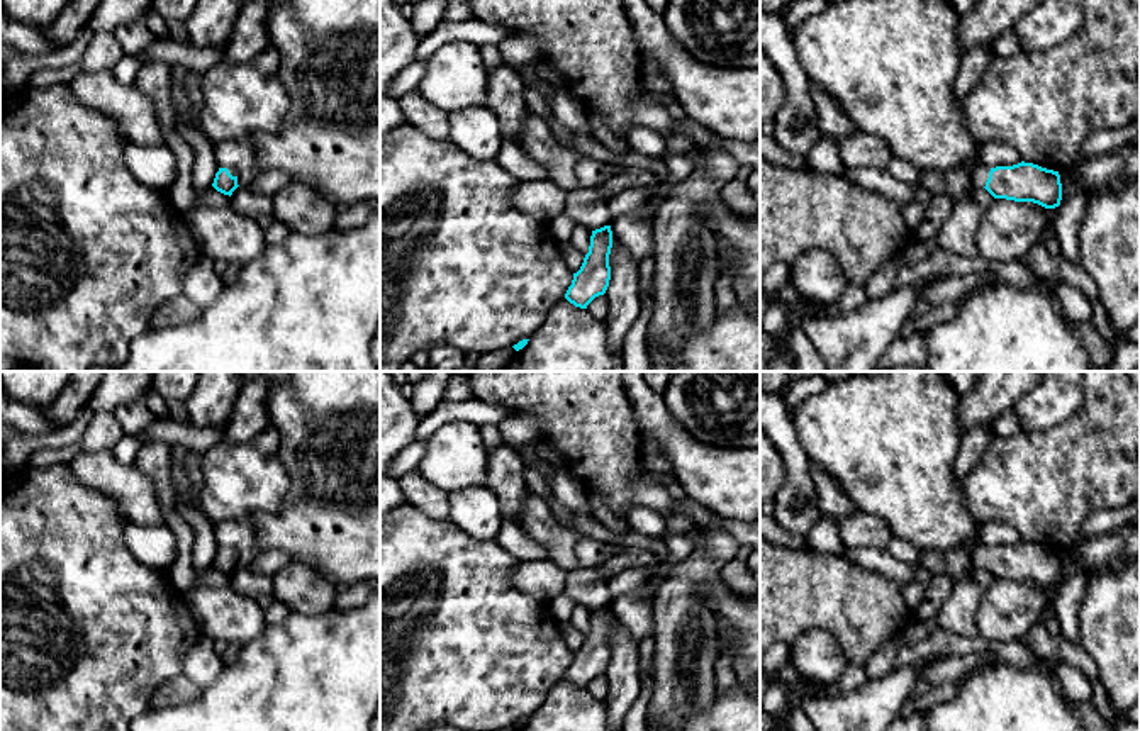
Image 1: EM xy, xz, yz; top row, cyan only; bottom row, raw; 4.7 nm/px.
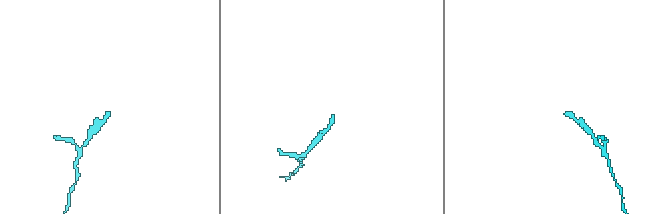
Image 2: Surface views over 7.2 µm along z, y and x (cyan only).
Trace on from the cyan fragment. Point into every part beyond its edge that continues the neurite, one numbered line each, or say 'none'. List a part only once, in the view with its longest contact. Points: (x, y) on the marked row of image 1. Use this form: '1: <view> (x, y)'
1: yz (891, 65)

